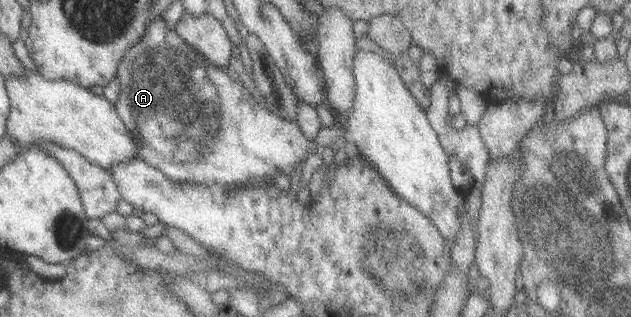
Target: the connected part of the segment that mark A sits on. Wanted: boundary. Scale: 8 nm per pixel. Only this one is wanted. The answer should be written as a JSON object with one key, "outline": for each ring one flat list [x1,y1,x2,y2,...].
{"outline":[[161,18,151,21,145,26,145,32,135,44,131,45,125,55,117,65,115,77,119,79,120,91,117,97,117,102,114,102,114,110,122,126,127,130,127,134,133,138,137,149,136,158,142,160,145,164,151,165,151,168,156,168,162,172,169,180,176,183,195,183,203,186,221,185,226,189,241,188,252,186,256,184,269,183,275,174,278,172,287,174,293,171,293,166,298,163,301,164,302,159,309,154,309,146,311,141,301,134,299,127,295,125,294,121,287,121,280,117,274,116,268,112,267,108,262,107,256,103,249,91,243,87,241,82,233,81,223,68,215,68,201,56,197,55,193,49,187,47,181,39,175,34,173,30,169,30]]}

